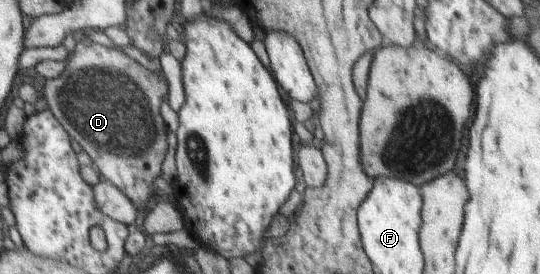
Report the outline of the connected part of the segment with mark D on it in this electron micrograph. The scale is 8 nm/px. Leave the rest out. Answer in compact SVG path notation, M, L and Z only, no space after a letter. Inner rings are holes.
M84 38L77 43L72 57L66 66L66 72L58 78L47 78L42 85L42 95L48 102L48 108L54 112L56 118L64 125L64 128L70 133L72 139L78 140L81 148L91 157L91 160L95 164L95 170L98 171L101 180L111 181L115 184L136 204L136 206L144 206L146 200L150 200L150 196L154 194L154 180L162 174L162 162L164 162L164 156L166 156L166 150L168 150L168 130L166 128L166 122L164 122L164 112L160 112L162 108L162 102L168 94L168 80L162 72L152 72L148 70L146 66L142 66L136 56L132 56L132 52L128 52L128 48L107 48L100 44Z

